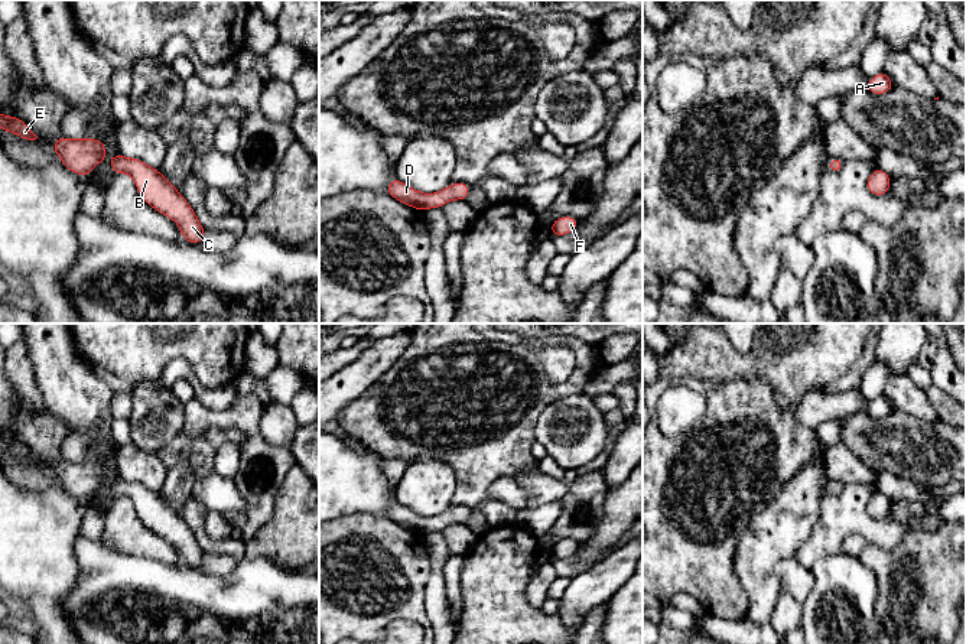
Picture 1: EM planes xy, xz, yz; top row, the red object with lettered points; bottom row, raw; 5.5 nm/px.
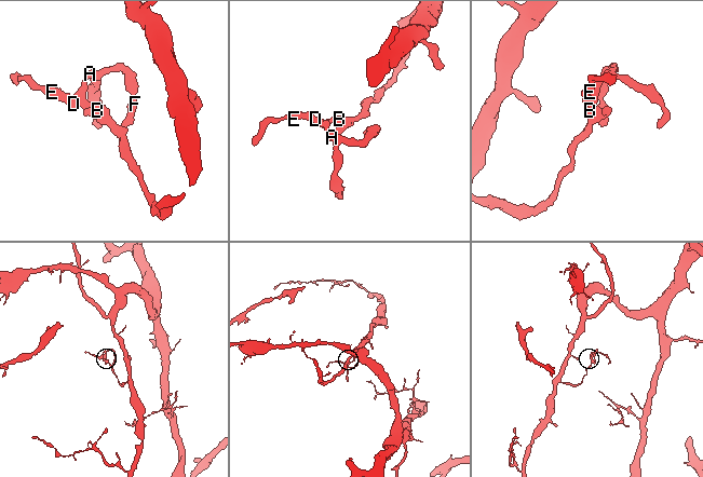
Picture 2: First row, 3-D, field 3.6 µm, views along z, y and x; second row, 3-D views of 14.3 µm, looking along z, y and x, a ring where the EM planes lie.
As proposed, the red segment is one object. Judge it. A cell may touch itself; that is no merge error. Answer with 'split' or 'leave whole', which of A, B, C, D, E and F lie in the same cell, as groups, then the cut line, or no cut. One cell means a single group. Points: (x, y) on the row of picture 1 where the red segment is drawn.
leave whole | A B C D E F | no cut

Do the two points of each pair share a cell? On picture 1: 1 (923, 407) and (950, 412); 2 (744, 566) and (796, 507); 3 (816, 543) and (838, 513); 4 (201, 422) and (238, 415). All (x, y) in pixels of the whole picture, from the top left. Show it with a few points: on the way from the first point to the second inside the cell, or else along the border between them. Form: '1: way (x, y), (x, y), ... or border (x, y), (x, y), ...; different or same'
1: border (924, 392), (939, 419); different
2: way (758, 552), (786, 521); same
3: way (823, 536), (836, 520); same
4: way (210, 420), (230, 418); same

